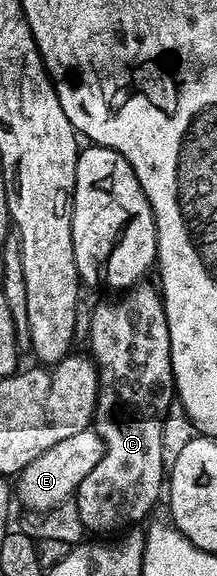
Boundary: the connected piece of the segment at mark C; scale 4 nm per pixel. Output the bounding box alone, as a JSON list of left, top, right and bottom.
[73,282,176,534]

